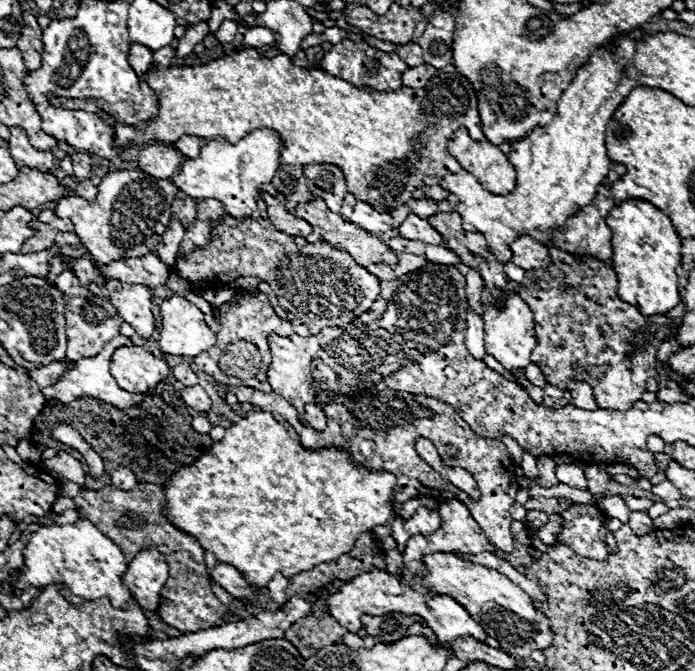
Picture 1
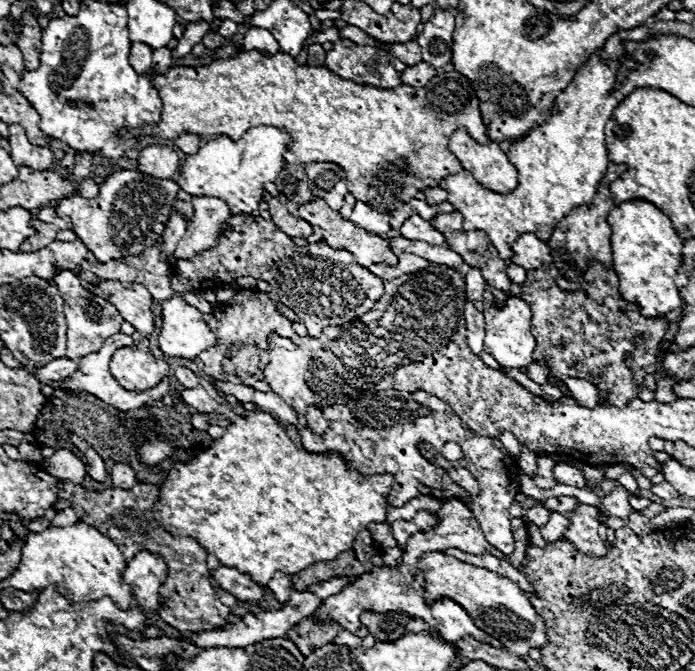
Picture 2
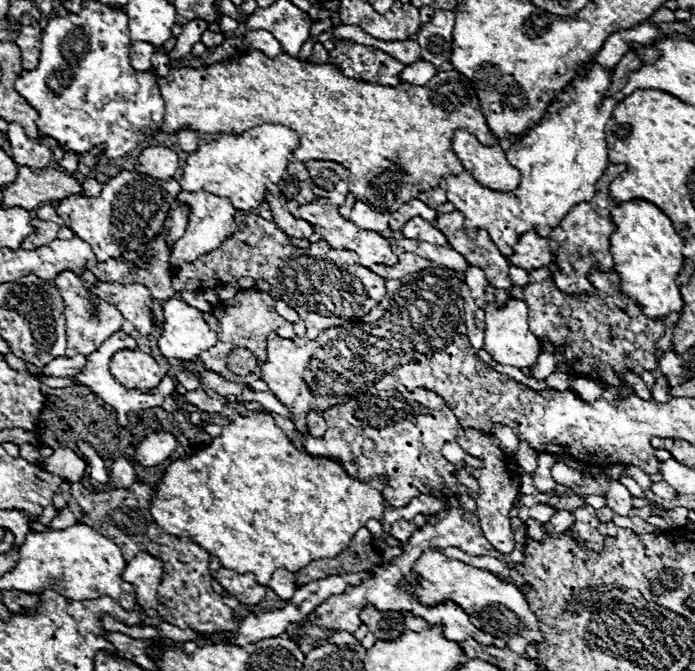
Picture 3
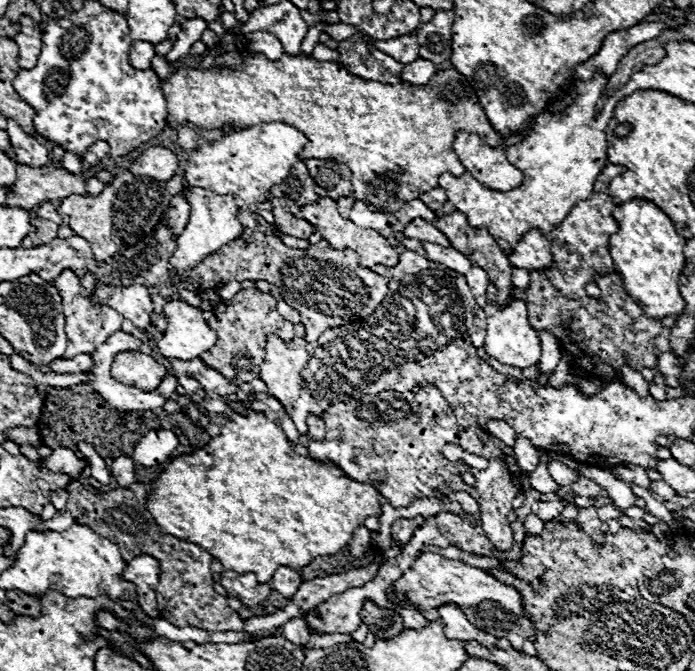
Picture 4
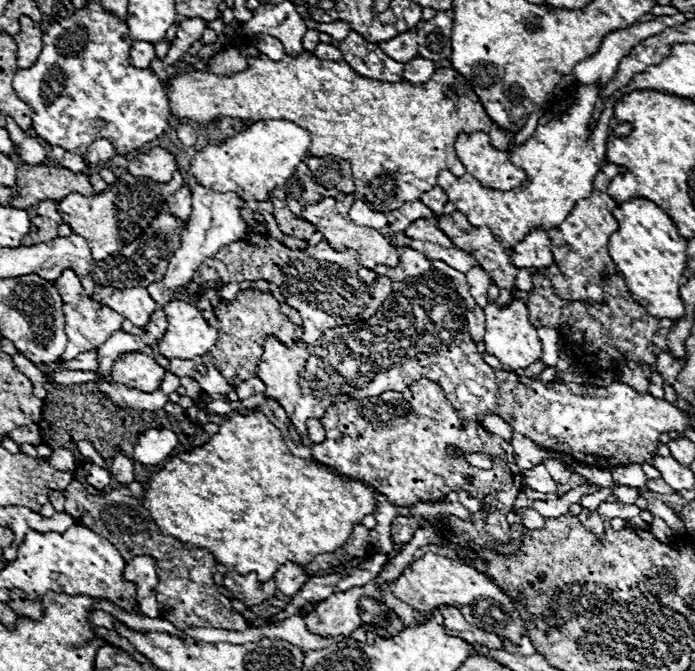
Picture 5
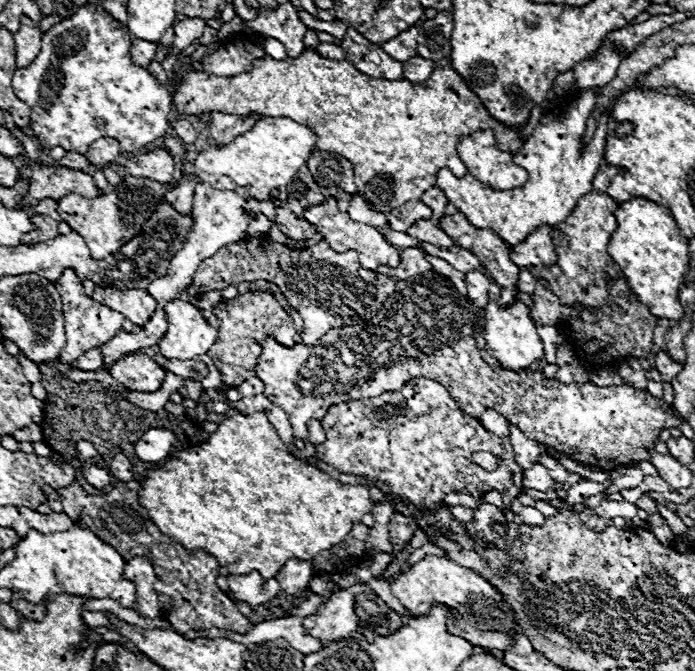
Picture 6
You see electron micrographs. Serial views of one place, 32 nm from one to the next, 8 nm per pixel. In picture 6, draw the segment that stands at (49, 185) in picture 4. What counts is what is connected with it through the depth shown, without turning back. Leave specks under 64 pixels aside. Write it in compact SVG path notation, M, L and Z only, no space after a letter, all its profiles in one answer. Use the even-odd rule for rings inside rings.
M34 166L34 168L20 168L20 176L30 178L28 192L22 200L24 206L30 206L30 196L34 200L44 200L44 198L54 198L60 200L62 196L74 192L84 198L96 198L102 196L102 190L96 186L94 178L86 172L80 170L70 170L70 168L56 168L56 166Z

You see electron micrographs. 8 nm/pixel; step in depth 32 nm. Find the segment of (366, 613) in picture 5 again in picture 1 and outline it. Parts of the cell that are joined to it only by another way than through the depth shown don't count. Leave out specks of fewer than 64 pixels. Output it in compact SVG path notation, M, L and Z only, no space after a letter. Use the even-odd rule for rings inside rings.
M388 612L384 616L362 616L362 626L374 636L376 642L396 642L406 636L406 630L412 622L422 620L416 616L408 616L402 612Z

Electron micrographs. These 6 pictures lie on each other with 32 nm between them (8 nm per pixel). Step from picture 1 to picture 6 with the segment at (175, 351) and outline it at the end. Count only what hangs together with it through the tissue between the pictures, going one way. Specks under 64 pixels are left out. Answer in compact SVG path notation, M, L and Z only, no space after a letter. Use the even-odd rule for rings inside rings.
M172 300L166 304L168 330L160 338L160 354L168 360L192 360L206 354L218 340L218 330L212 328L202 316L200 308L190 302Z

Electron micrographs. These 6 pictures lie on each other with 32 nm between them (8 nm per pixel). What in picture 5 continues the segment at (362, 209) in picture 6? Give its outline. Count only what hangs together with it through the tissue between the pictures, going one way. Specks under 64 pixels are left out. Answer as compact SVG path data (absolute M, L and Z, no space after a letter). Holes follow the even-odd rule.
M354 200L352 202L352 208L350 208L350 218L356 222L356 224L362 224L362 226L372 226L376 230L388 226L388 220L382 212L374 212L370 210L370 206L364 202L364 200Z

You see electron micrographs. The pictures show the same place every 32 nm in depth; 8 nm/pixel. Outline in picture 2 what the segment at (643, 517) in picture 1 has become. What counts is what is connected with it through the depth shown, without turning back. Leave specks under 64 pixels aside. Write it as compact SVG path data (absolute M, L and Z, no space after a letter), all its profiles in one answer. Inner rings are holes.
M638 512L630 514L630 516L628 516L628 520L630 520L630 528L632 528L638 536L654 532L654 526L650 524L650 520L648 520L648 518L644 518L644 516L640 516Z

